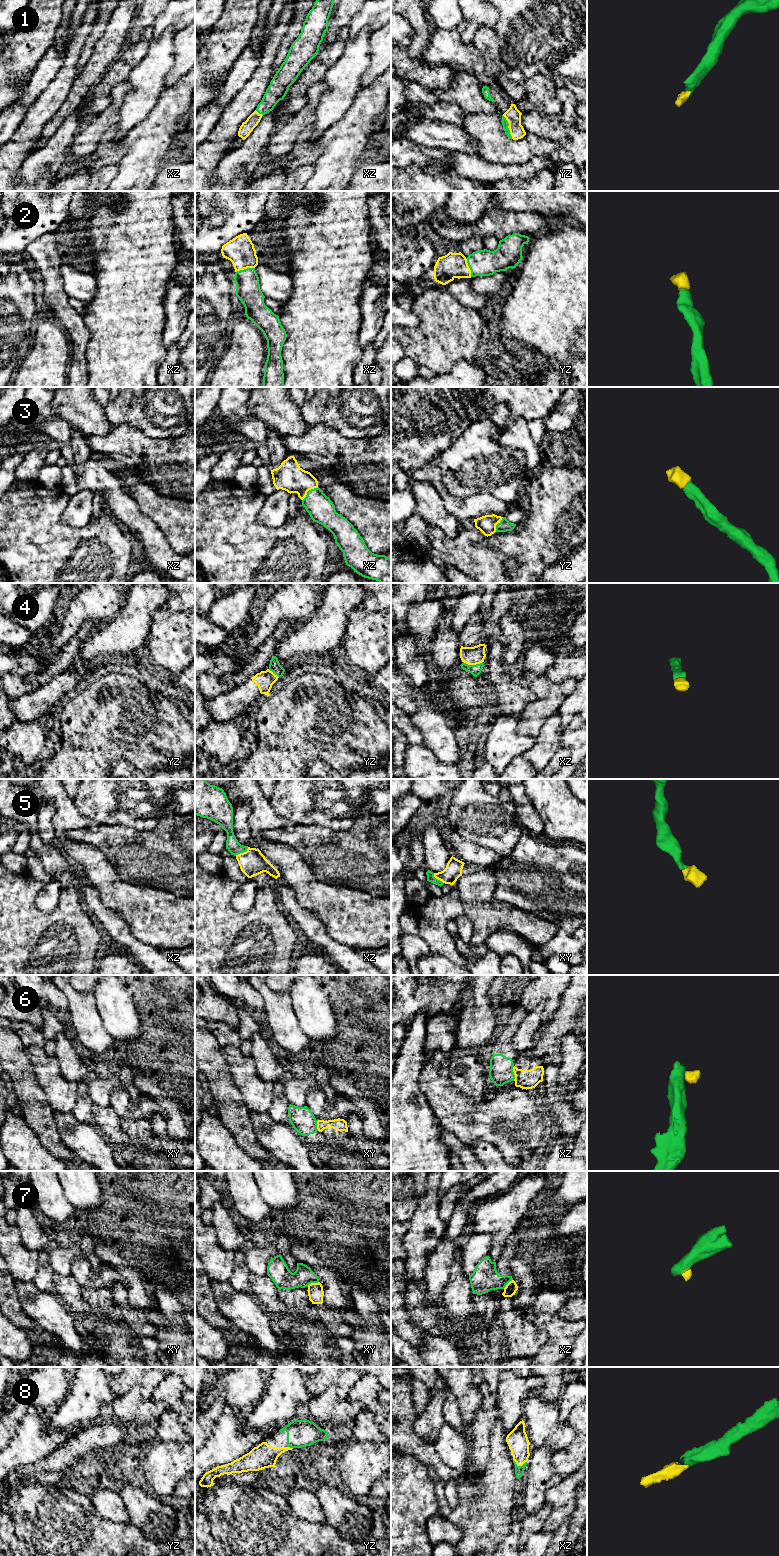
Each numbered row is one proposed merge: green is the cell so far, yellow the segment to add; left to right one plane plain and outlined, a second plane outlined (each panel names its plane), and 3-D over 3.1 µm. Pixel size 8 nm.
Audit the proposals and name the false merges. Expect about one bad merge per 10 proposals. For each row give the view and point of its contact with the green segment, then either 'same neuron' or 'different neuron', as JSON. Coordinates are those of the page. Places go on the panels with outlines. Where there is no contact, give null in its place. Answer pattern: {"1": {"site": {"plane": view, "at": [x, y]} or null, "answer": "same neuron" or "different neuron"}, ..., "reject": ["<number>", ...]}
{"1": {"site": {"plane": "yz", "at": [507, 127]}, "answer": "same neuron"}, "2": {"site": {"plane": "xz", "at": [245, 269]}, "answer": "same neuron"}, "3": {"site": {"plane": "xz", "at": [308, 491]}, "answer": "same neuron"}, "4": {"site": {"plane": "xz", "at": [473, 665]}, "answer": "same neuron"}, "5": {"site": {"plane": "xz", "at": [242, 852]}, "answer": "same neuron"}, "6": {"site": {"plane": "xz", "at": [513, 1073]}, "answer": "different neuron"}, "7": {"site": {"plane": "xy", "at": [312, 1282]}, "answer": "different neuron"}, "8": {"site": {"plane": "xz", "at": [519, 1466]}, "answer": "same neuron"}, "reject": ["6", "7"]}

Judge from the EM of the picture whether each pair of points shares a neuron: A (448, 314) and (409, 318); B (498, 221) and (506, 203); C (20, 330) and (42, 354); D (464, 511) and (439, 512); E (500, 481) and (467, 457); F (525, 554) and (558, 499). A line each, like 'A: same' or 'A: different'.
A: different
B: different
C: different
D: different
E: same
F: same

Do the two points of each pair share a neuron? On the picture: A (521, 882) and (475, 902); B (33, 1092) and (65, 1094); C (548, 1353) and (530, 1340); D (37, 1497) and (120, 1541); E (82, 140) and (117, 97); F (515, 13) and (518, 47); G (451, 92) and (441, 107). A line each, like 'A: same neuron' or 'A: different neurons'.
A: different neurons
B: different neurons
C: different neurons
D: same neuron
E: same neuron
F: same neuron
G: different neurons

